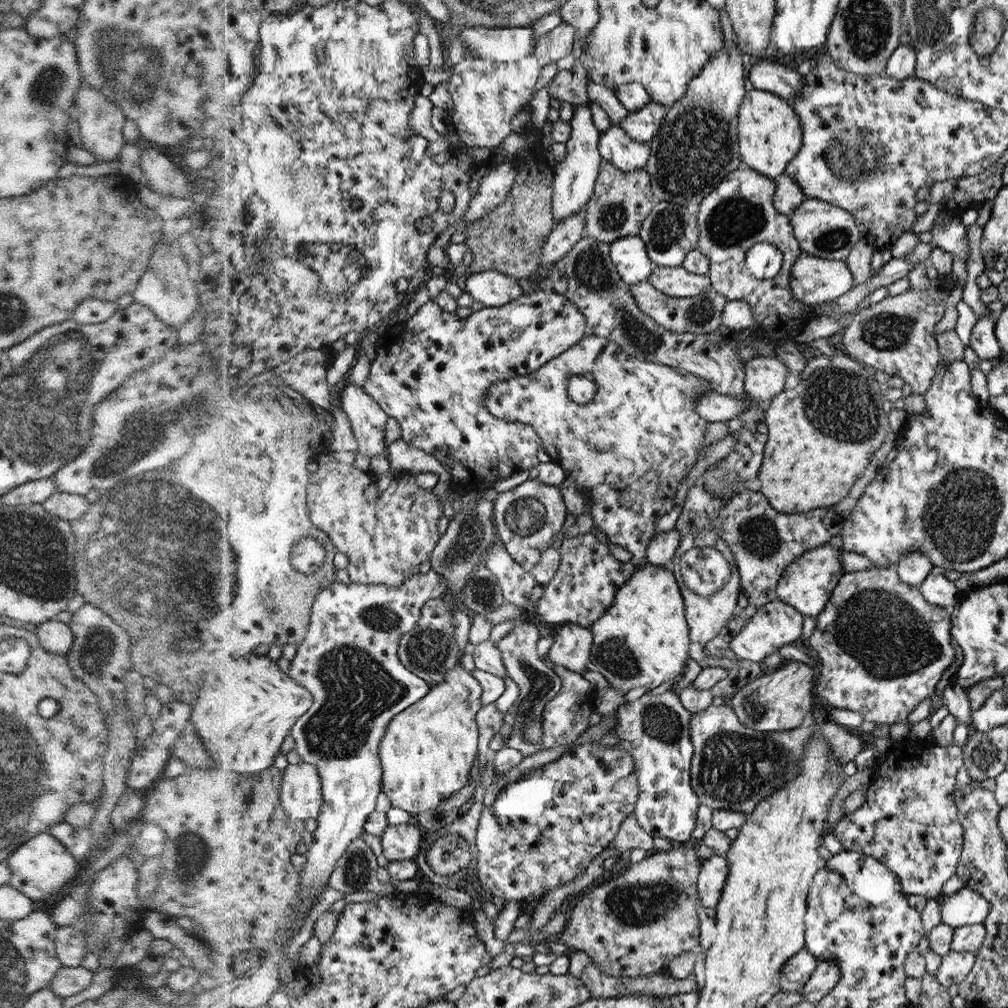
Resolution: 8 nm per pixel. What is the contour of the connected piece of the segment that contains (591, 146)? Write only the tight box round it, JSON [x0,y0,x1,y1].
[552,104,602,223]

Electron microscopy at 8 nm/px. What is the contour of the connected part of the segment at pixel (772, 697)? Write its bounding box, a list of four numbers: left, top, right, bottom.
[730,660,814,732]

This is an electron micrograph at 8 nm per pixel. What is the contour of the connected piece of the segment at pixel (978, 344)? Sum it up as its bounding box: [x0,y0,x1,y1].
[968,314,1002,360]

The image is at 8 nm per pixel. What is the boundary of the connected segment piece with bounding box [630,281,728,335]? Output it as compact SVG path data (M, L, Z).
M647 281L630 285L630 287L635 300L642 307L642 311L652 317L660 326L671 329L672 332L707 335L723 325L723 310L728 300L723 293L716 292L714 289L688 298L676 298L660 292Z

